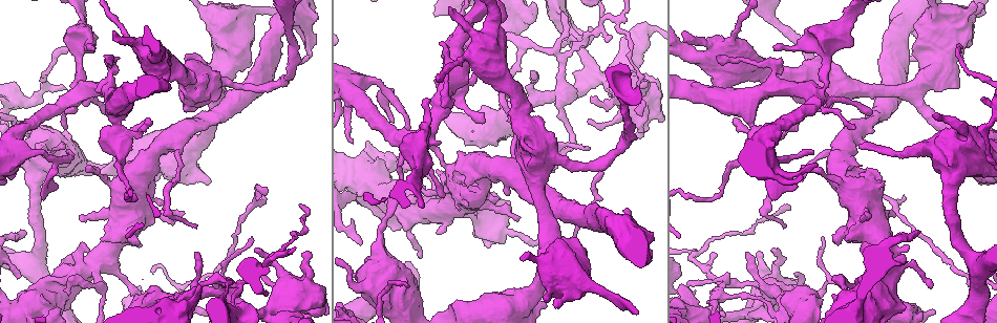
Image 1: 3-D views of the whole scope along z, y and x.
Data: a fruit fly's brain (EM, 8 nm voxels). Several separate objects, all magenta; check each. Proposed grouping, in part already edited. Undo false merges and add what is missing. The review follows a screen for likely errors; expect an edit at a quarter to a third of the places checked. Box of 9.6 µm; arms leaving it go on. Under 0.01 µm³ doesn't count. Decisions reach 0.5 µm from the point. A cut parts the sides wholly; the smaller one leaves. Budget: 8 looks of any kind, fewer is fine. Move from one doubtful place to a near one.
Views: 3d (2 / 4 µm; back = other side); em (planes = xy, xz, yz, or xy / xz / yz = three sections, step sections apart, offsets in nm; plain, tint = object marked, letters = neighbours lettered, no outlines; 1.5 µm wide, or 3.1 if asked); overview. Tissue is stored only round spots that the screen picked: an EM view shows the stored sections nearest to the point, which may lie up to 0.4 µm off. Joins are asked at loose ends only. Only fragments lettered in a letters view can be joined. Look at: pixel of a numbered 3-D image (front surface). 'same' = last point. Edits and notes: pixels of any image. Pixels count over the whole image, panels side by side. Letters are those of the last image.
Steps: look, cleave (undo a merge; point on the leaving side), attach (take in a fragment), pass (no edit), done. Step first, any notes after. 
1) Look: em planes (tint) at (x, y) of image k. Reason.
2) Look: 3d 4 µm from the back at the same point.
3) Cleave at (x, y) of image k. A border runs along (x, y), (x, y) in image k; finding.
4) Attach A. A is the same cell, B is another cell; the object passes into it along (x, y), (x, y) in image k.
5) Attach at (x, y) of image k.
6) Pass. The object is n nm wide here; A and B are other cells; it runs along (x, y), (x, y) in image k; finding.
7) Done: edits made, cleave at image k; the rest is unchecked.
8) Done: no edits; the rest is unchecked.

Look: em planes (tint) at (392, 99) of image 1. Arms run side by side.

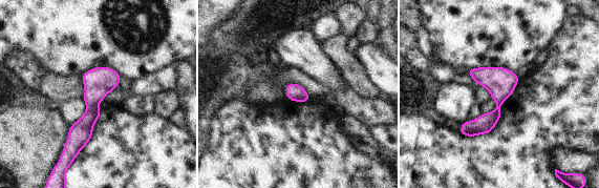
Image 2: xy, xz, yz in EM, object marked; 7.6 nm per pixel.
Look: em planes (letters) at the same point.

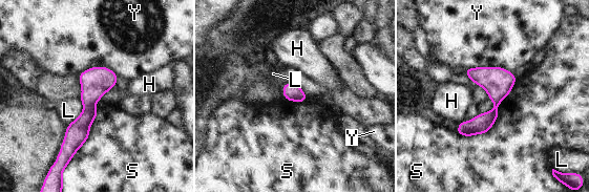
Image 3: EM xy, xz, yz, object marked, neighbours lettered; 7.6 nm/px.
Pass. The object is 130 nm wide here; H, L, S and Y are other cells; it runs along (104, 69), (71, 151) in image 3; all the same cell.

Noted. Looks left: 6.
Look: em planes (letters) at (731, 33) of image 1. Sudden change in width.

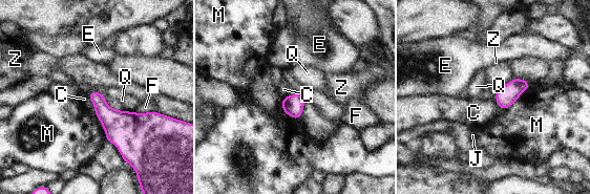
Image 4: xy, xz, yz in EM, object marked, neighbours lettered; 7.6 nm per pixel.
Pass. C, E, F, J, M, Q and Z are other cells; a border runs along (86, 94), (92, 102), (95, 110) in image 4; all the same cell.

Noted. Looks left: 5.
Look: 3d 4 µm at (564, 297) of image 1. Closes a loop.

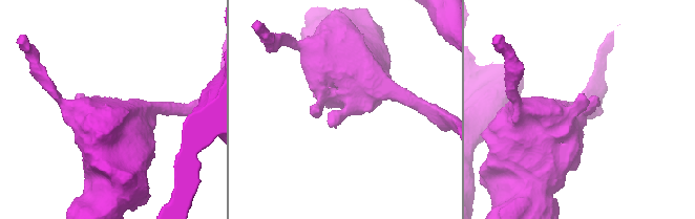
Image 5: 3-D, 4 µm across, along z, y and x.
Look: em planes (letters) at (345, 108) of image 5.

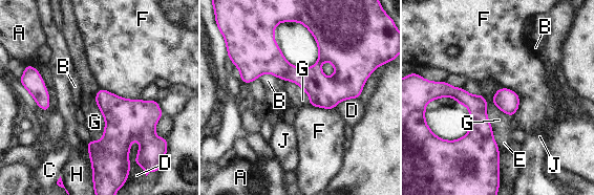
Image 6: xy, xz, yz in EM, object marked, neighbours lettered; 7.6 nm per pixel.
Pass. A, B, C, D, E, F, G, H and J are other cells; it runs along (242, 77), (280, 67), (318, 86), (360, 86) in image 6; all the same cell.

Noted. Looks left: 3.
Done: no edits; the rest is unchecked.

